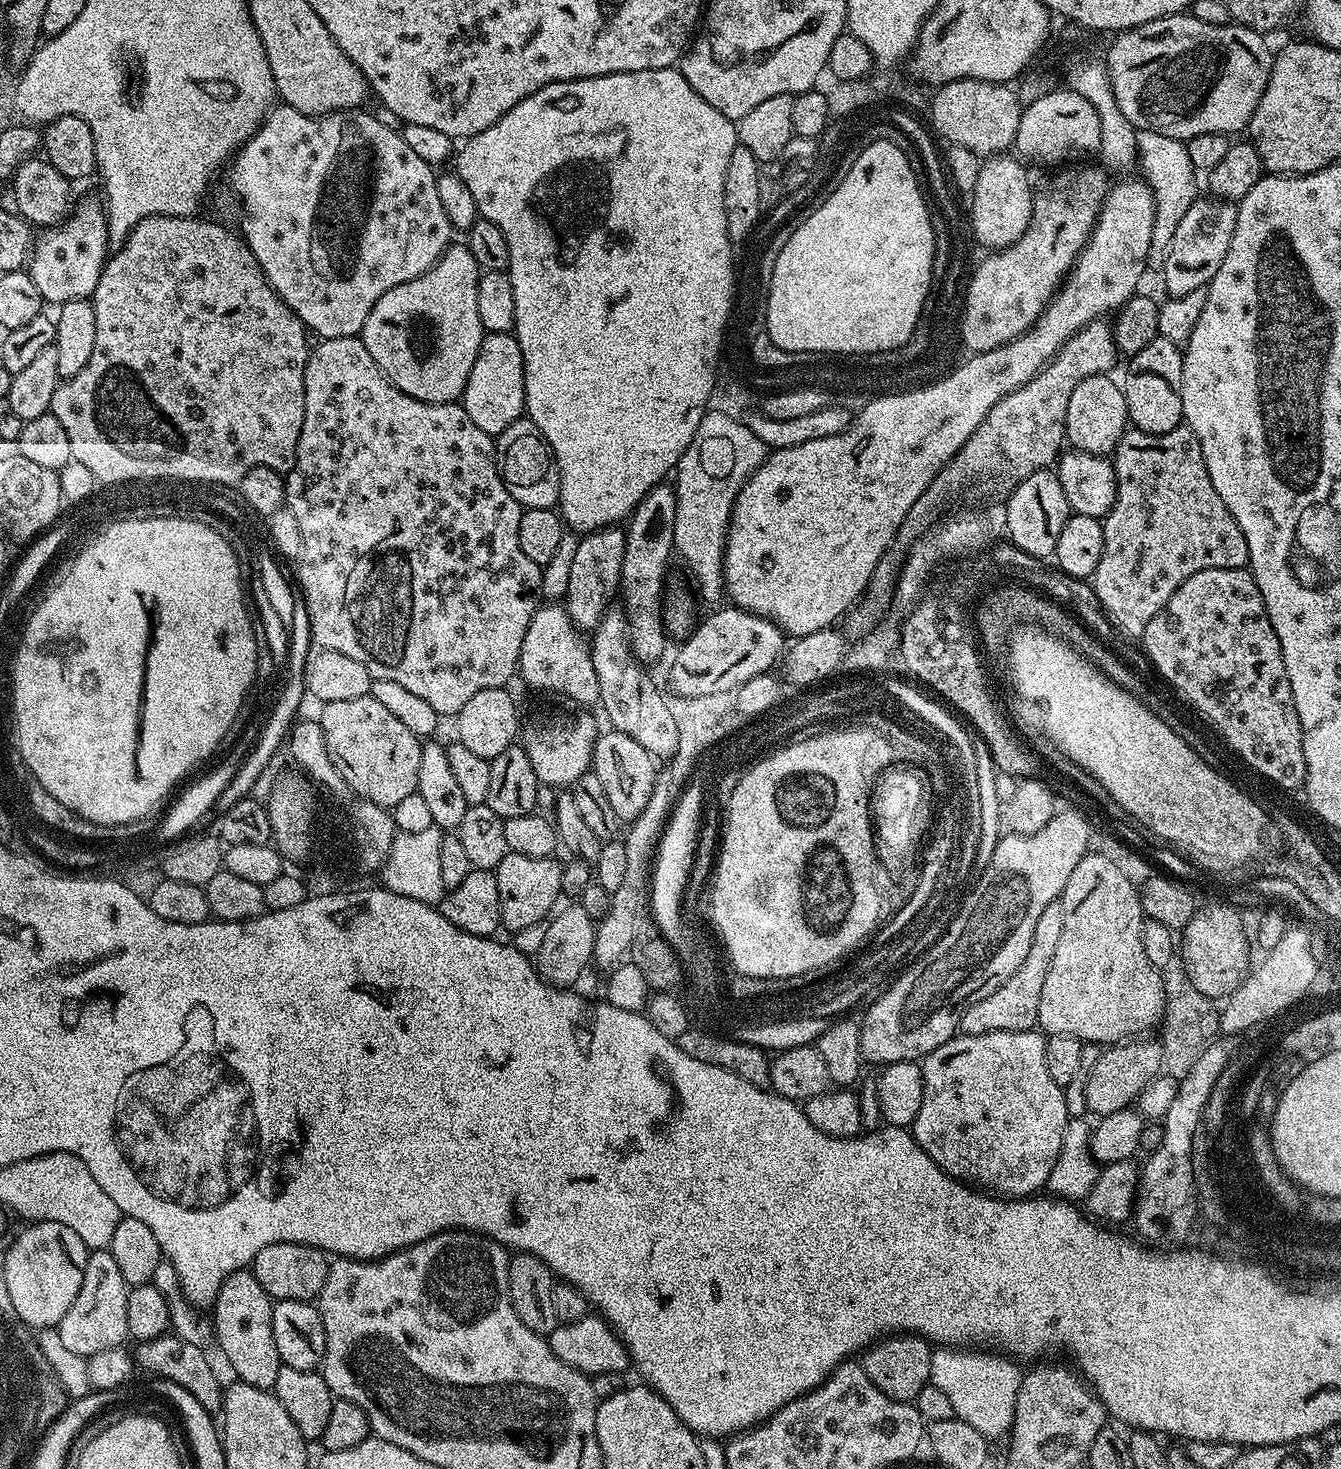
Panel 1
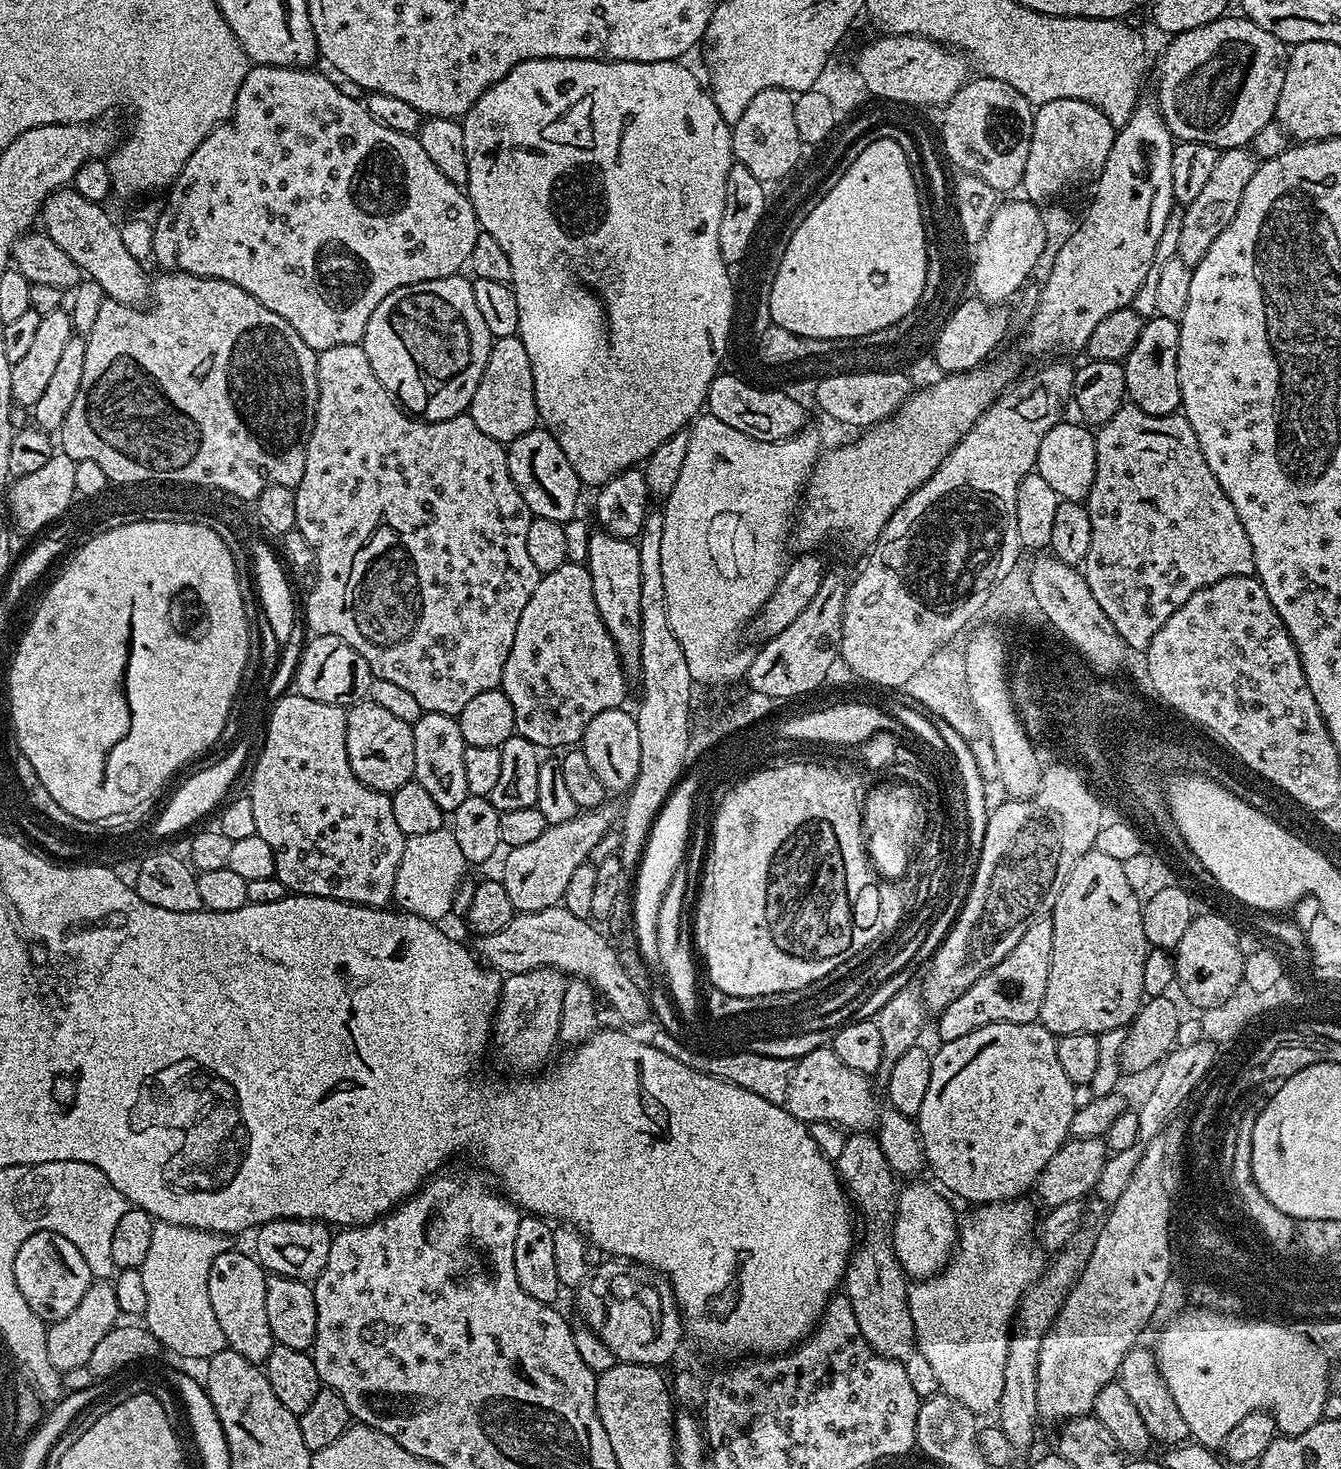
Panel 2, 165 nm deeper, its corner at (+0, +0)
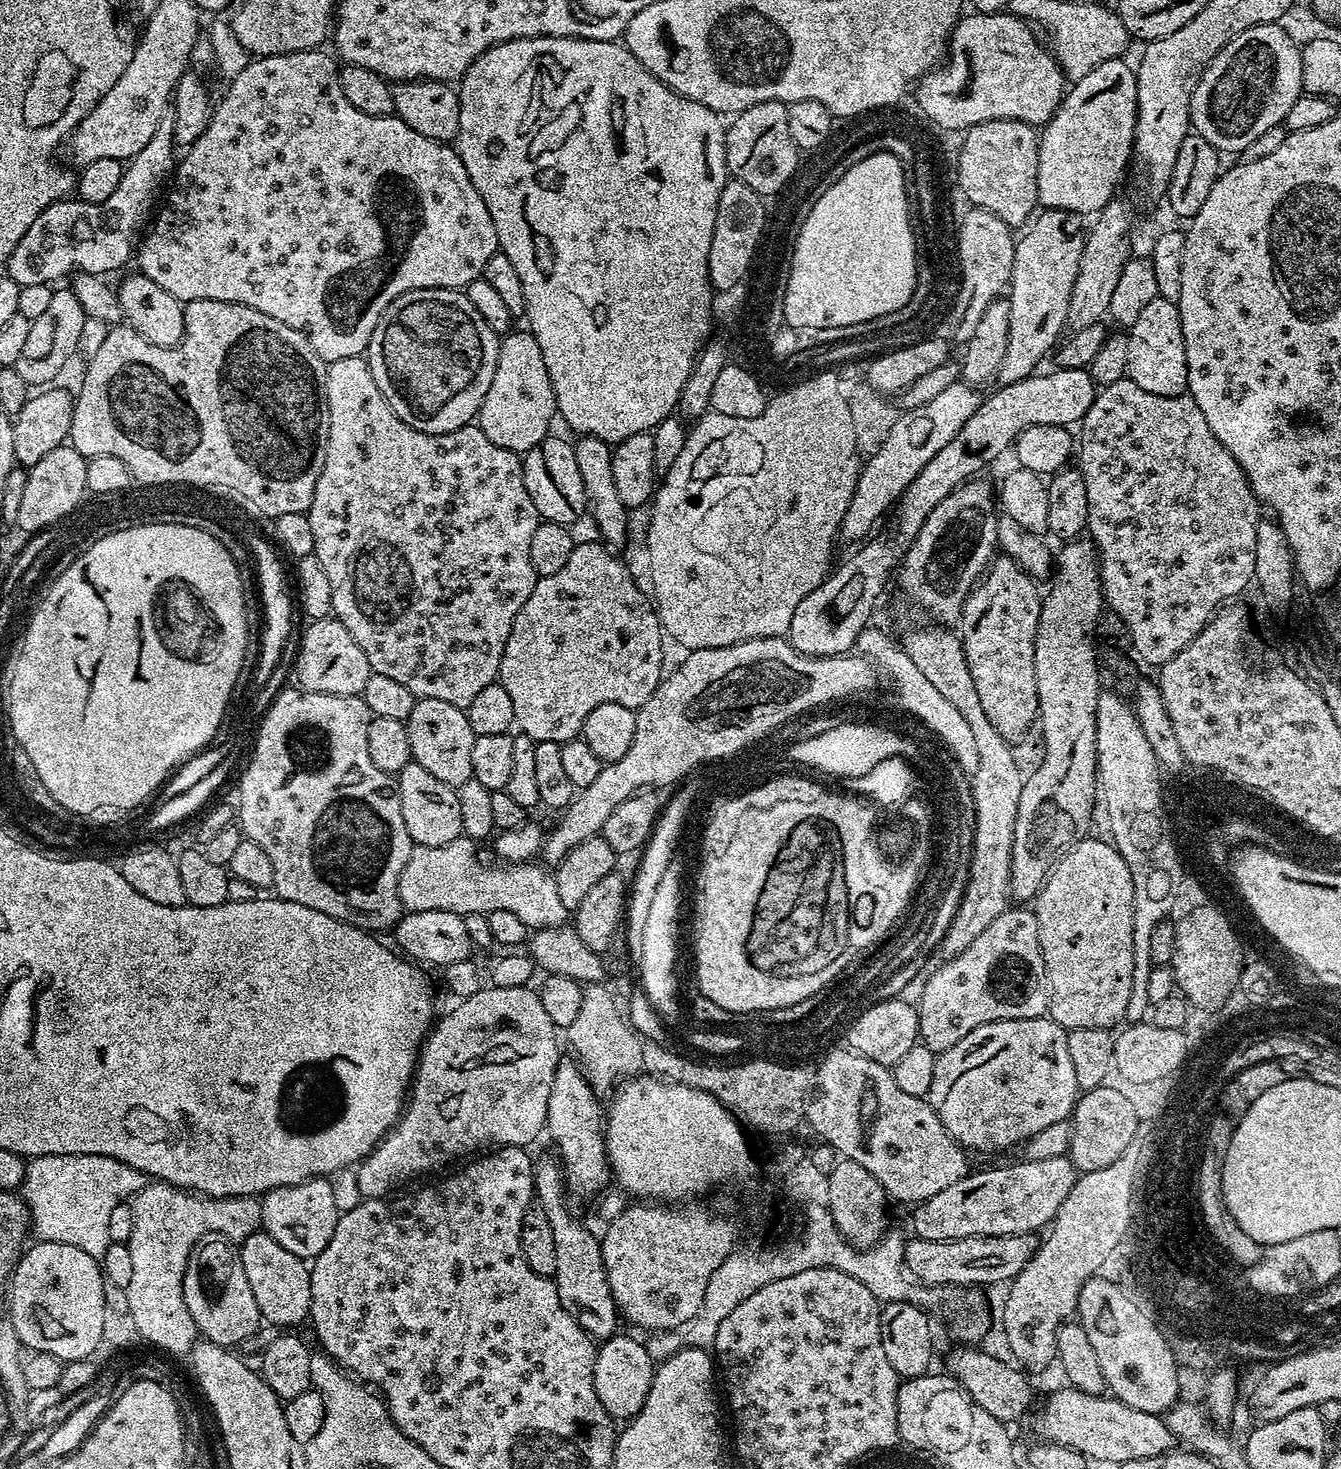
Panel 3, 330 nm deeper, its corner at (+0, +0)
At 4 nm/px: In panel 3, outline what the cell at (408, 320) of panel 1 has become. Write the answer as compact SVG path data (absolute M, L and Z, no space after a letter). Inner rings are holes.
M427 288L410 290L386 306L382 318L378 318L378 326L374 326L366 359L374 386L382 390L386 402L390 402L390 410L394 410L406 426L414 426L414 430L422 430L426 434L446 434L477 419L486 390L490 390L490 382L494 382L499 349L498 334L482 322L482 314L474 310L470 298L463 291Z

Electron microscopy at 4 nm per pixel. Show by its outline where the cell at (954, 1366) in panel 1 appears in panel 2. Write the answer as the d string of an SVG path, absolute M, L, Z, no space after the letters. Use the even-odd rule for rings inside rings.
M1017 1198L975 1205L959 1221L956 1247L947 1266L934 1276L917 1279L908 1290L910 1318L916 1331L915 1347L934 1369L940 1392L977 1414L991 1413L1002 1398L1010 1337L1008 1323L1011 1325L1017 1319L1024 1292L1046 1272L1046 1252L1034 1235L1038 1214L1037 1205L1033 1204L1028 1198Z

